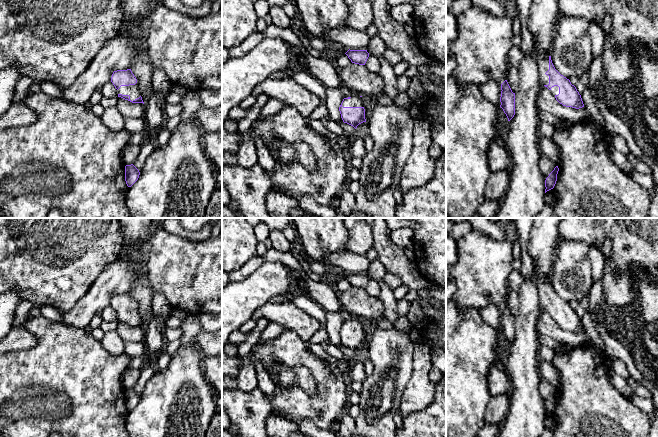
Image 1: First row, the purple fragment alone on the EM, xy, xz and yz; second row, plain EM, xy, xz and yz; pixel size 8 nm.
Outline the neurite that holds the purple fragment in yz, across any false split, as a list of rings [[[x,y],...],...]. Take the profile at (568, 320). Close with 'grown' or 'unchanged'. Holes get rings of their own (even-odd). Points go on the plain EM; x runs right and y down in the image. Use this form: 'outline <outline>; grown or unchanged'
outline [[[536,273],[535,276],[542,306],[553,317],[556,324],[566,331],[576,333],[584,331],[576,311],[555,293],[551,280],[542,273]]]; grown

